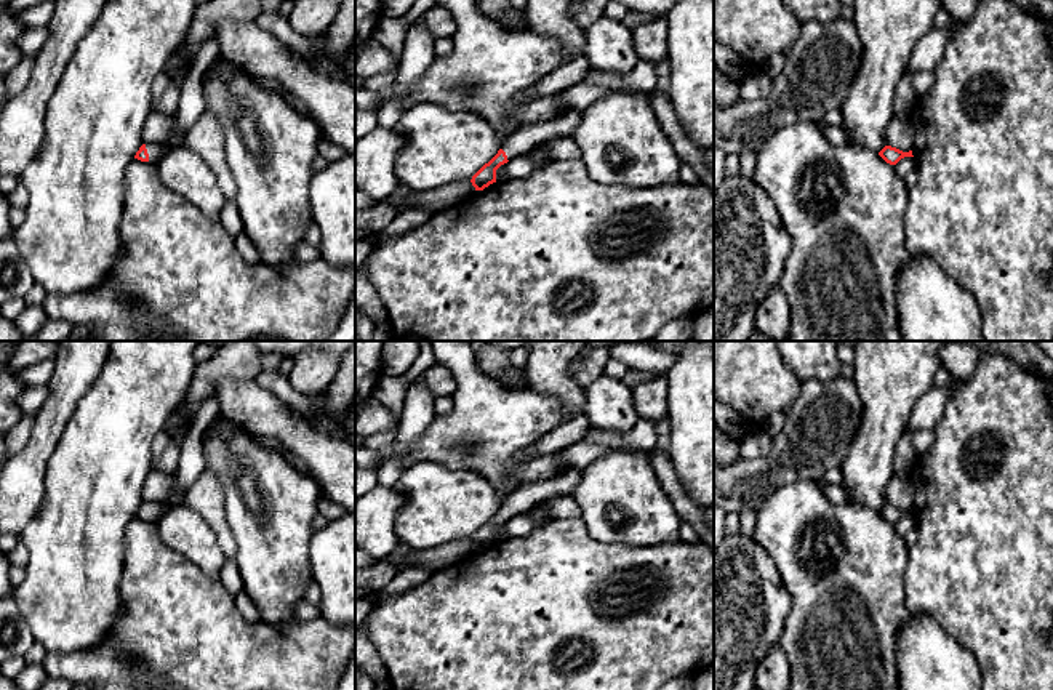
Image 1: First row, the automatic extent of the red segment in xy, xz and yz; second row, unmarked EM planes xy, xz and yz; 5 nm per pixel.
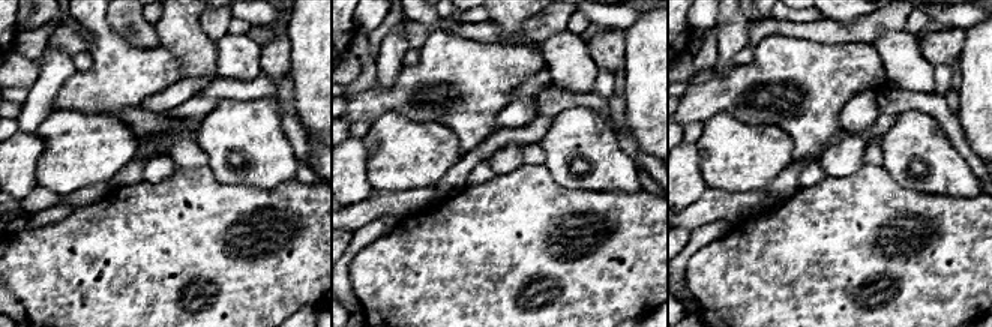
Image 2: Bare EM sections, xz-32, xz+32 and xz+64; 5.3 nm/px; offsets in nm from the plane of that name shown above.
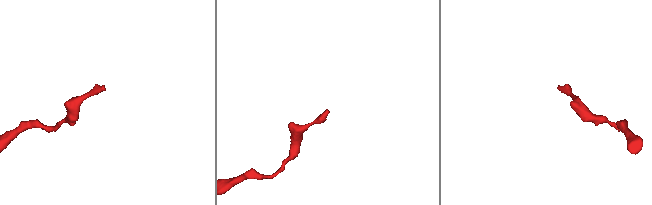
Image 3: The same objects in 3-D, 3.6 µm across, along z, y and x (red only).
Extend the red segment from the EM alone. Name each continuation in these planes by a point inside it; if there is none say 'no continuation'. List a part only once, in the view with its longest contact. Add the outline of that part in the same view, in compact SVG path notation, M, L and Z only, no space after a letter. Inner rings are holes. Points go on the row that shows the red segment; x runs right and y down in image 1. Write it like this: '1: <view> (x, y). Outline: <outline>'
1: xy (156, 152). Outline: M155 142L146 144L146 149L150 163L158 163L171 150L165 144L155 144Z

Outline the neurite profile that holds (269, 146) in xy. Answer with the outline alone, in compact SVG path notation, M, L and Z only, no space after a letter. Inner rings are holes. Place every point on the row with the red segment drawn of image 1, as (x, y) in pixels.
M224 61L202 82L206 110L219 122L224 157L234 176L235 202L243 231L261 255L261 263L283 269L293 263L293 250L306 240L312 218L312 162L318 155L320 126L299 114L285 98L259 85L258 77Z

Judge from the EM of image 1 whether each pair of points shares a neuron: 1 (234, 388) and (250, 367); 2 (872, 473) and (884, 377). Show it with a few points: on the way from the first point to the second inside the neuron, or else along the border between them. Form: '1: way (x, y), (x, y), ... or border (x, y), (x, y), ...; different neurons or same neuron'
1: border (253, 378), (223, 378), (210, 396); different neurons
2: way (872, 449), (884, 420), (884, 401); same neuron

